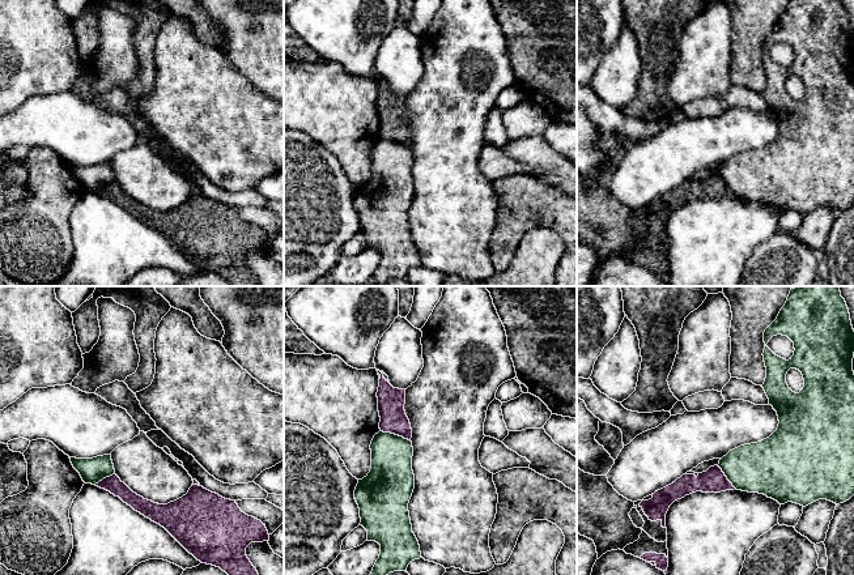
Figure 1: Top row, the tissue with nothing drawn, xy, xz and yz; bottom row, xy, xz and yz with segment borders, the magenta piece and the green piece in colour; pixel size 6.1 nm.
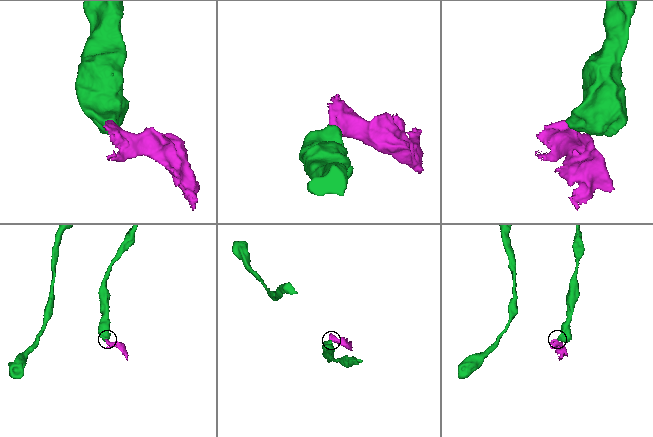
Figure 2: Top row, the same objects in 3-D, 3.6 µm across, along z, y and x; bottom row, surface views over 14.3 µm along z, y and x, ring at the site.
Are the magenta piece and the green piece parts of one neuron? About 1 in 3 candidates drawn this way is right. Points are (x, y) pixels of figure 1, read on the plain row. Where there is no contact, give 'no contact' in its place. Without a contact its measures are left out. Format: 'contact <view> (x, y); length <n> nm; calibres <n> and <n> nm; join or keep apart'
contact xz (395, 141); length 200 nm; calibres 160 and 260 nm; keep apart

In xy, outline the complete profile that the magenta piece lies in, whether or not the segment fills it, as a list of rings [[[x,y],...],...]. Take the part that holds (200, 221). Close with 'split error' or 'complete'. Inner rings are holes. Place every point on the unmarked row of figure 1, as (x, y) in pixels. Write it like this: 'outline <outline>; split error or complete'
outline [[[116,182],[103,186],[95,193],[119,204],[145,225],[163,234],[190,261],[201,271],[220,274],[231,286],[260,286],[246,263],[251,250],[269,248],[265,233],[241,218],[235,208],[225,206],[203,193],[194,192],[182,205],[158,212],[133,200]]]; complete

